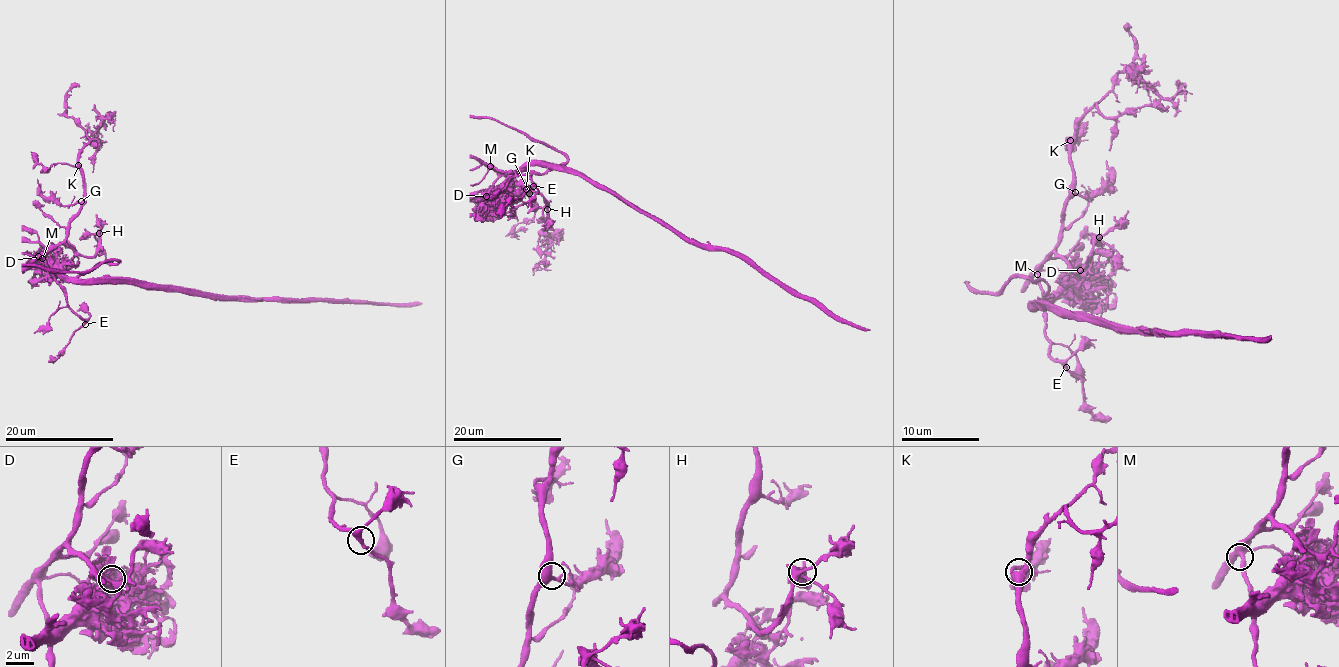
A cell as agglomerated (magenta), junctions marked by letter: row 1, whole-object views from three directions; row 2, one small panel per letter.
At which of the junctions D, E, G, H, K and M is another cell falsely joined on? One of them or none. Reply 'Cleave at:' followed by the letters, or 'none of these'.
Cleave at: D

